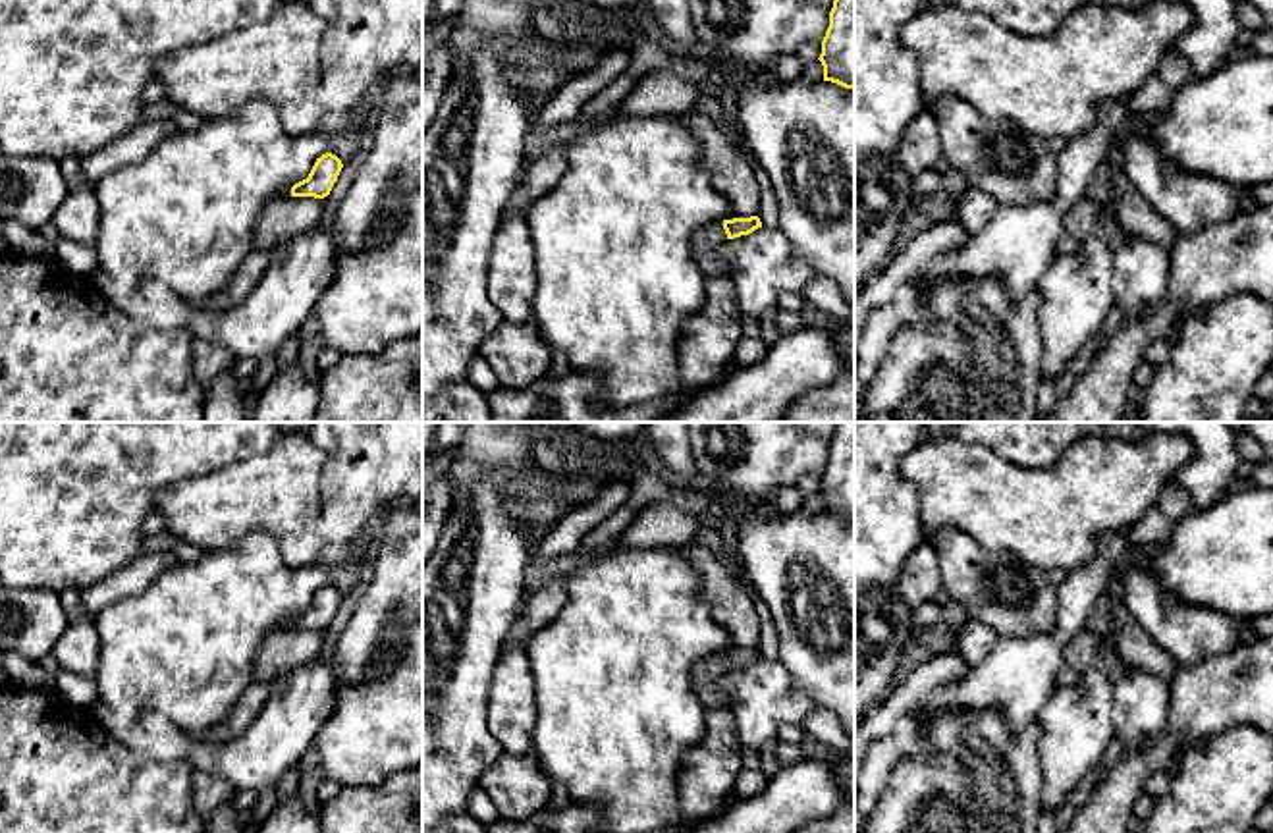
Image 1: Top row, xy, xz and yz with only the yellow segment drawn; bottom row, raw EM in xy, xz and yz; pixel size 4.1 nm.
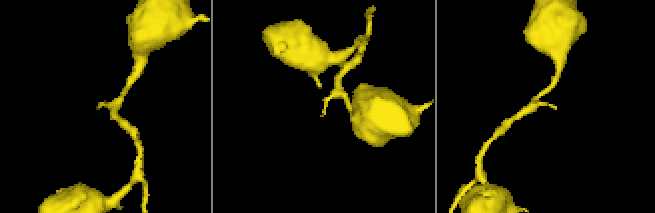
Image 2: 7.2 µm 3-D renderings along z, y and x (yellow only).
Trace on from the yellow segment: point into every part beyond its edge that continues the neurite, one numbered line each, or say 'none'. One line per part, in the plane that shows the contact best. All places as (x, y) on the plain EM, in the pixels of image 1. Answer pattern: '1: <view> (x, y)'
1: xz (706, 673)

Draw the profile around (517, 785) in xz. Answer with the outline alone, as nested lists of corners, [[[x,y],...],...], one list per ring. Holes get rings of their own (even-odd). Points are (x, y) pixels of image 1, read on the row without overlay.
[[[530,750],[523,756],[503,754],[484,771],[478,787],[490,796],[501,820],[521,821],[546,810],[554,781]]]

